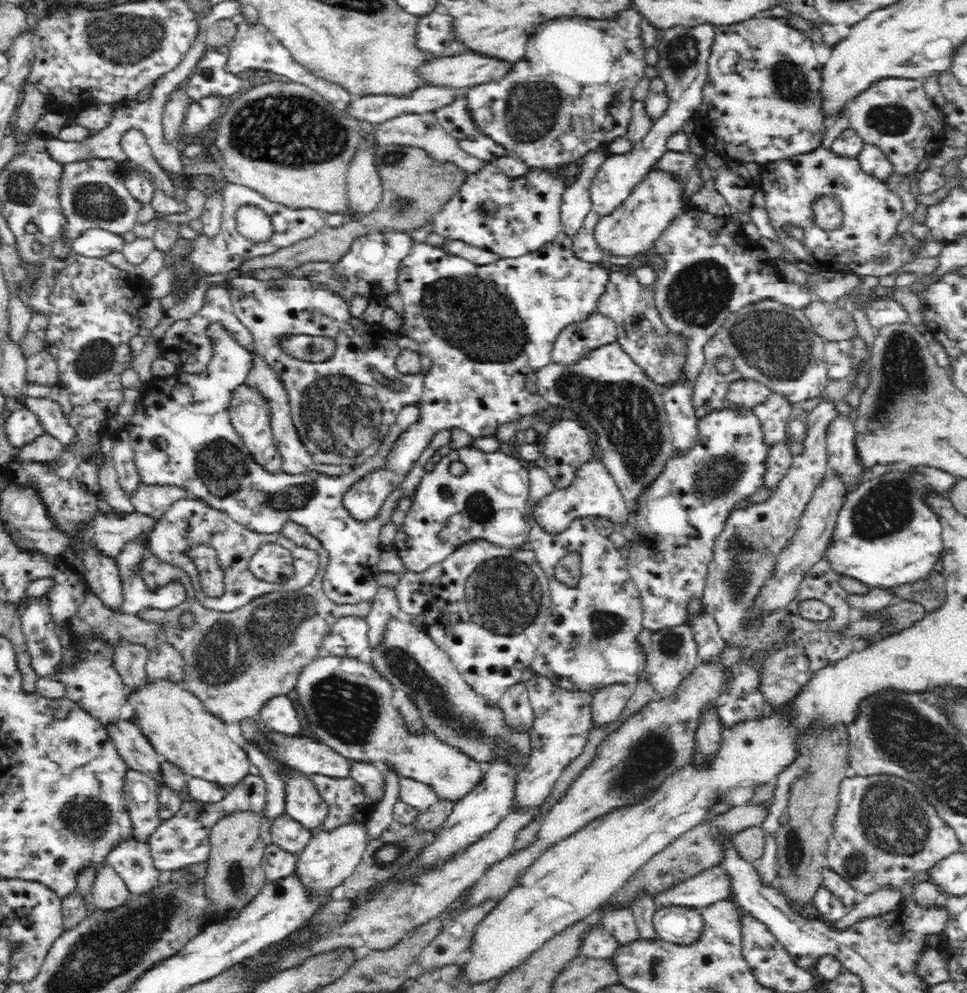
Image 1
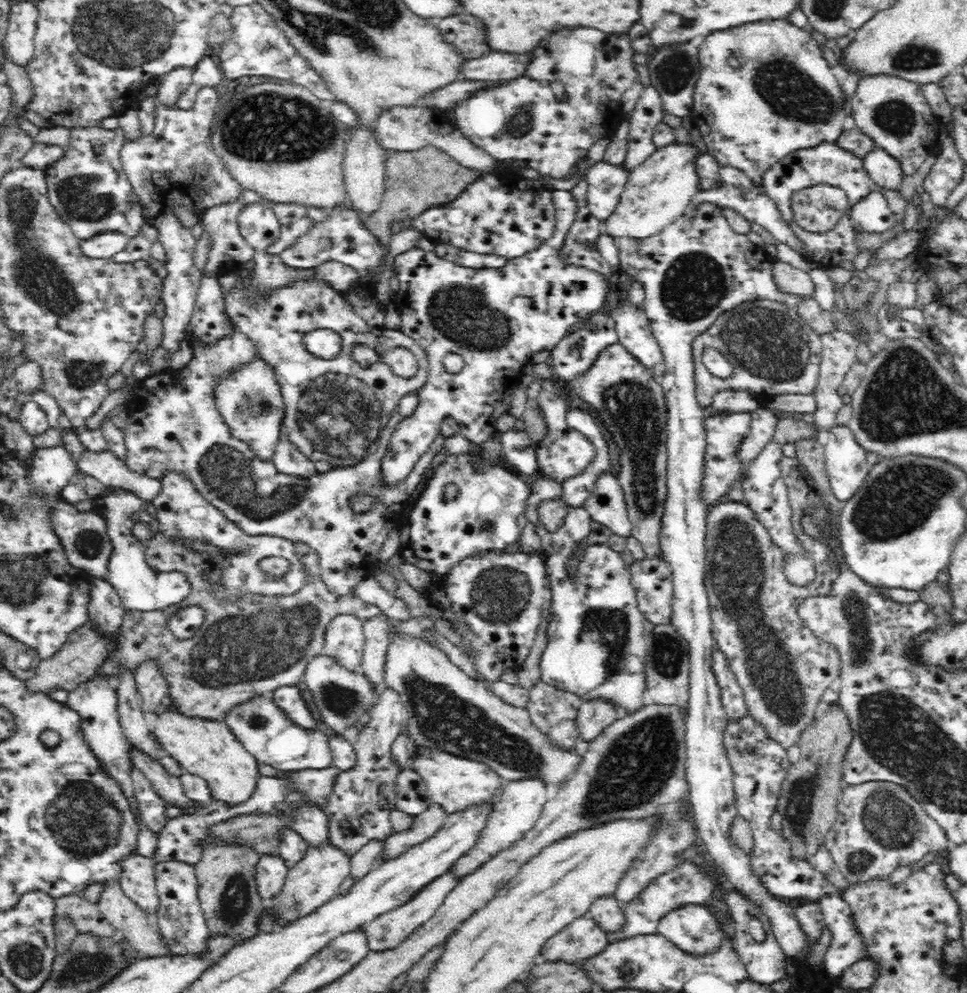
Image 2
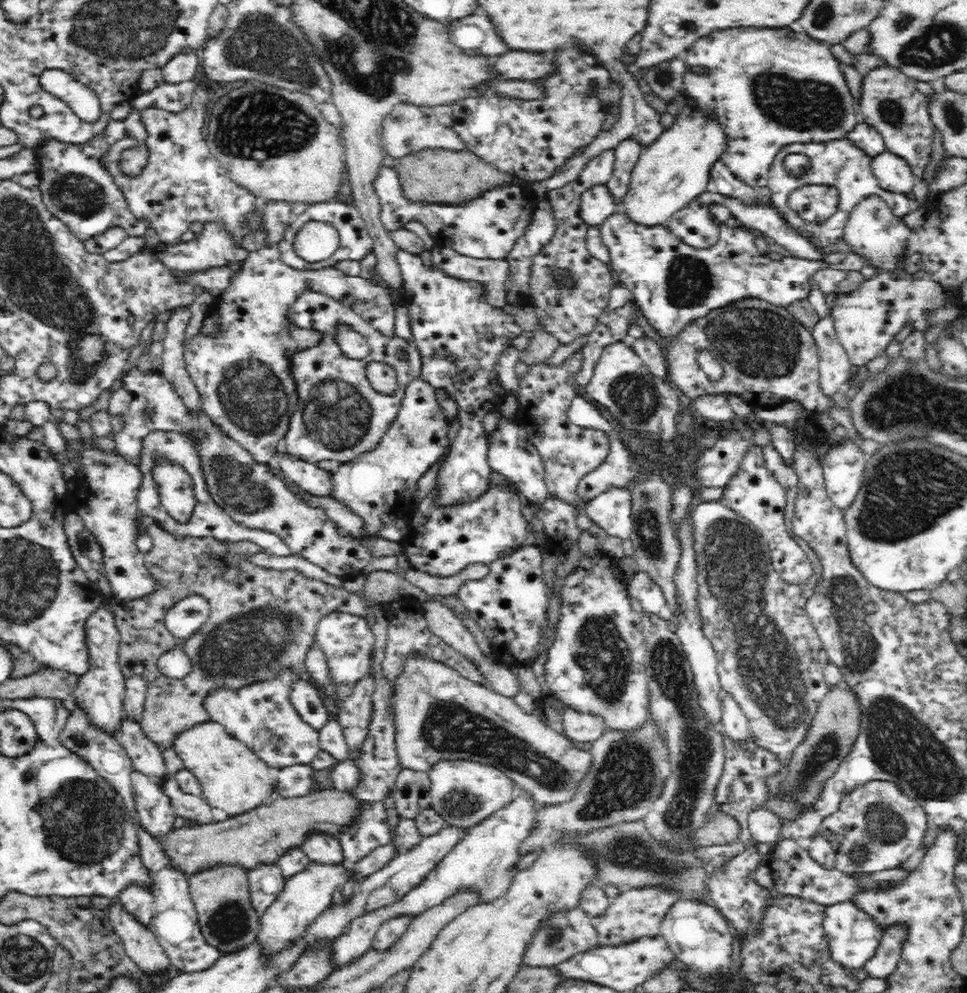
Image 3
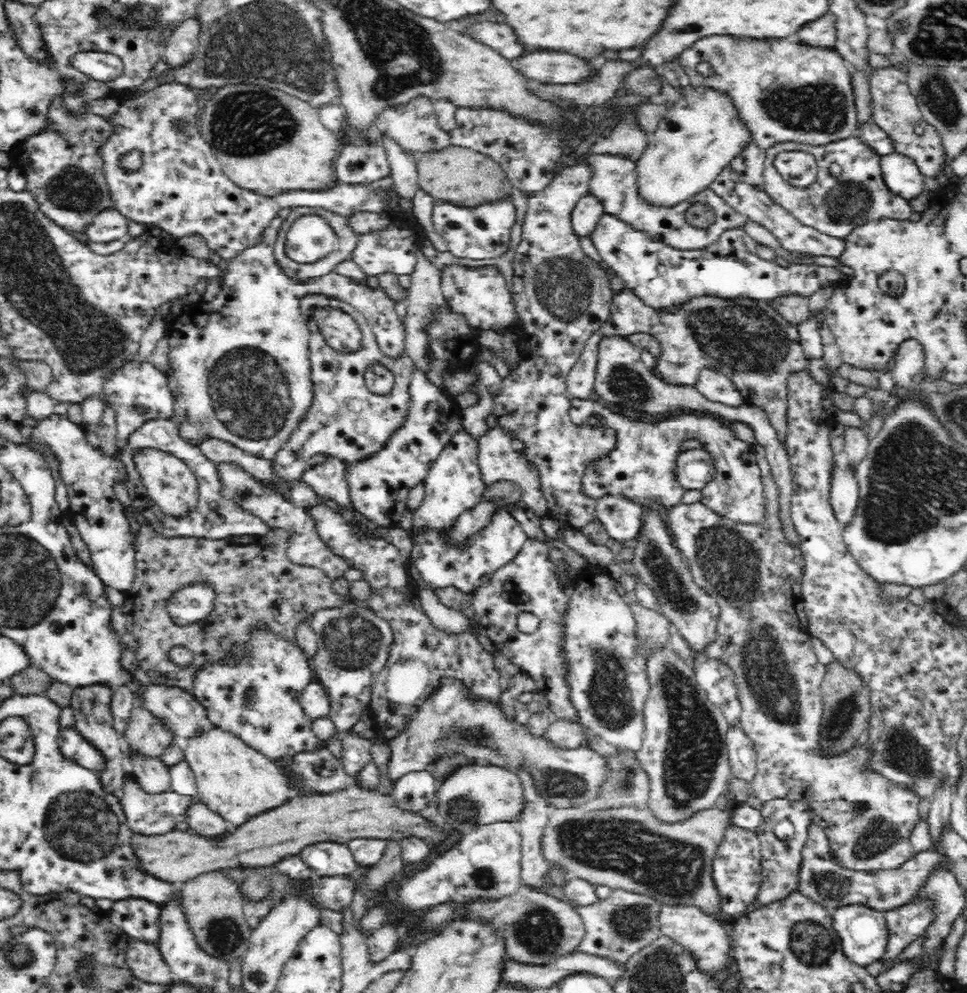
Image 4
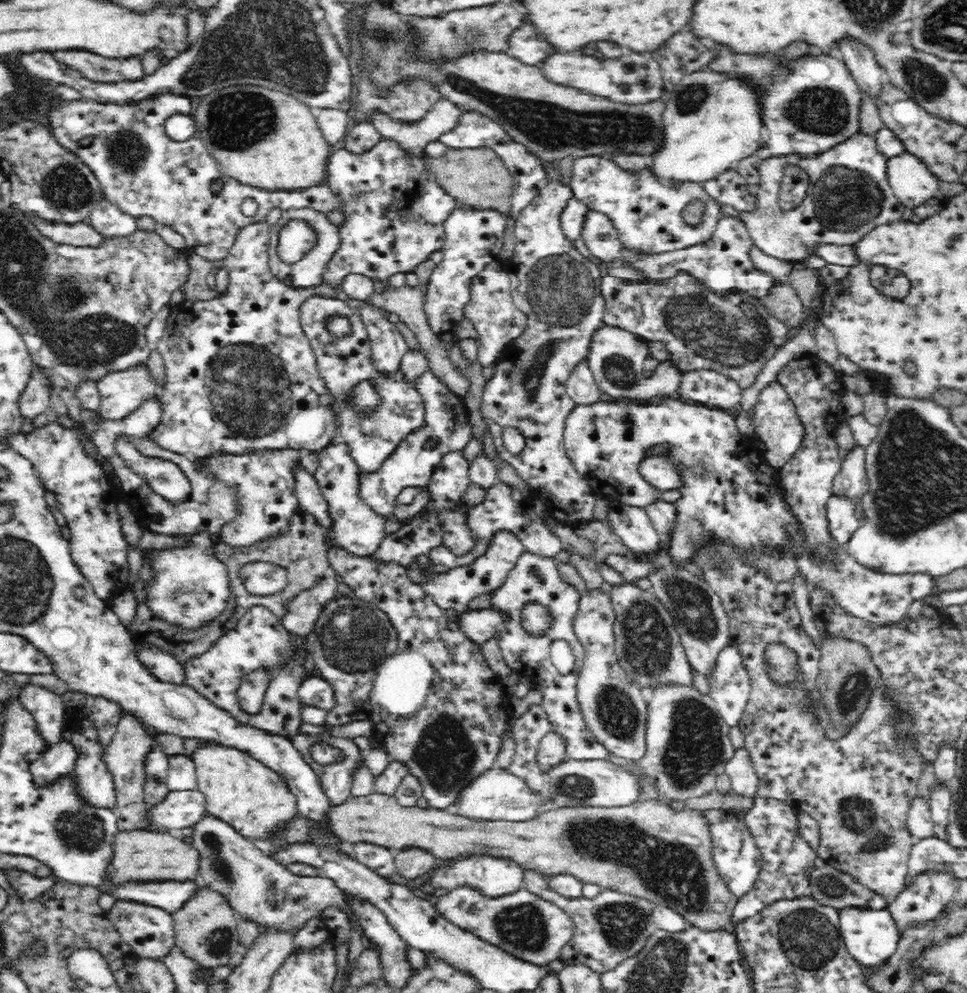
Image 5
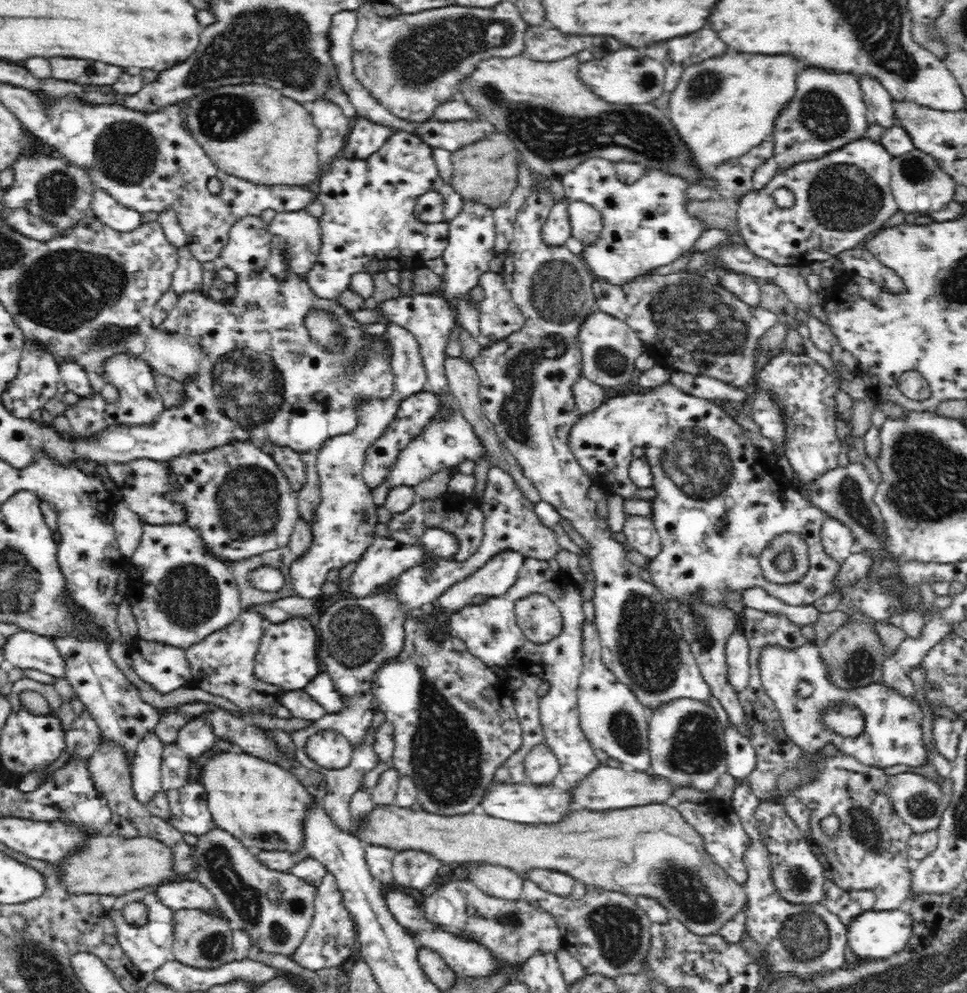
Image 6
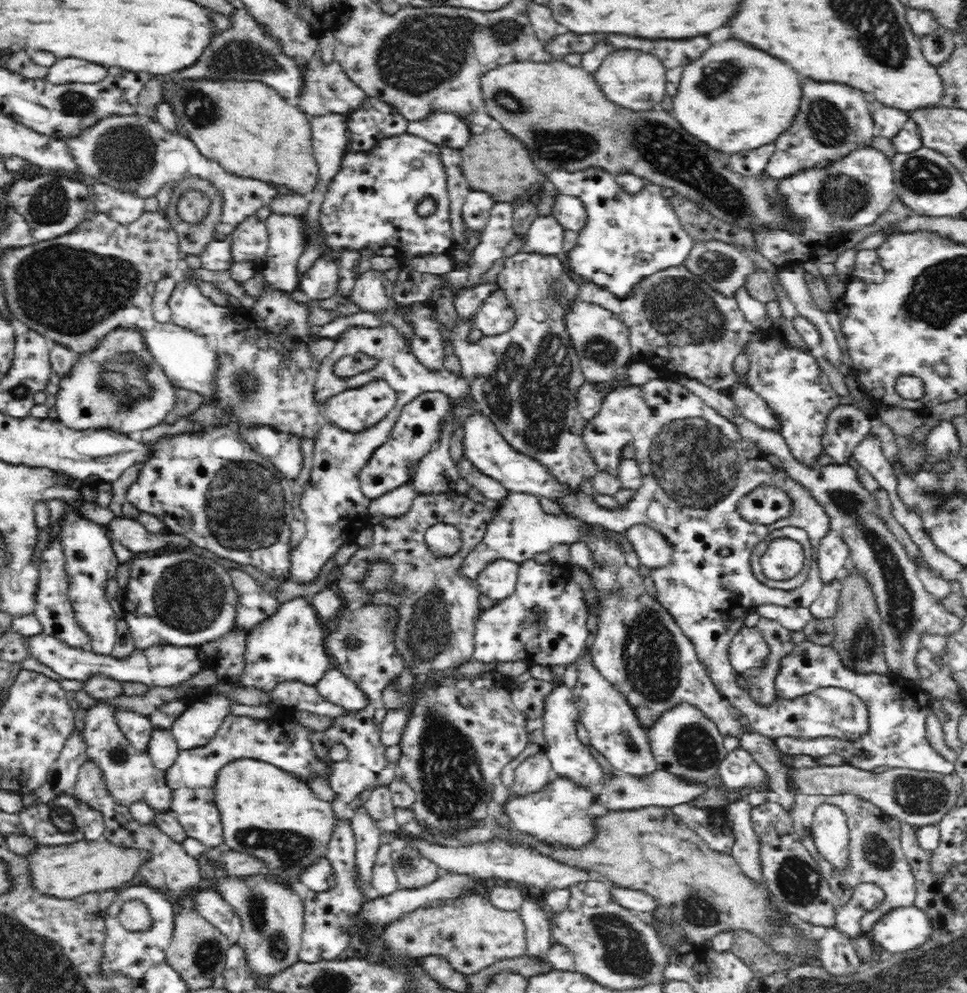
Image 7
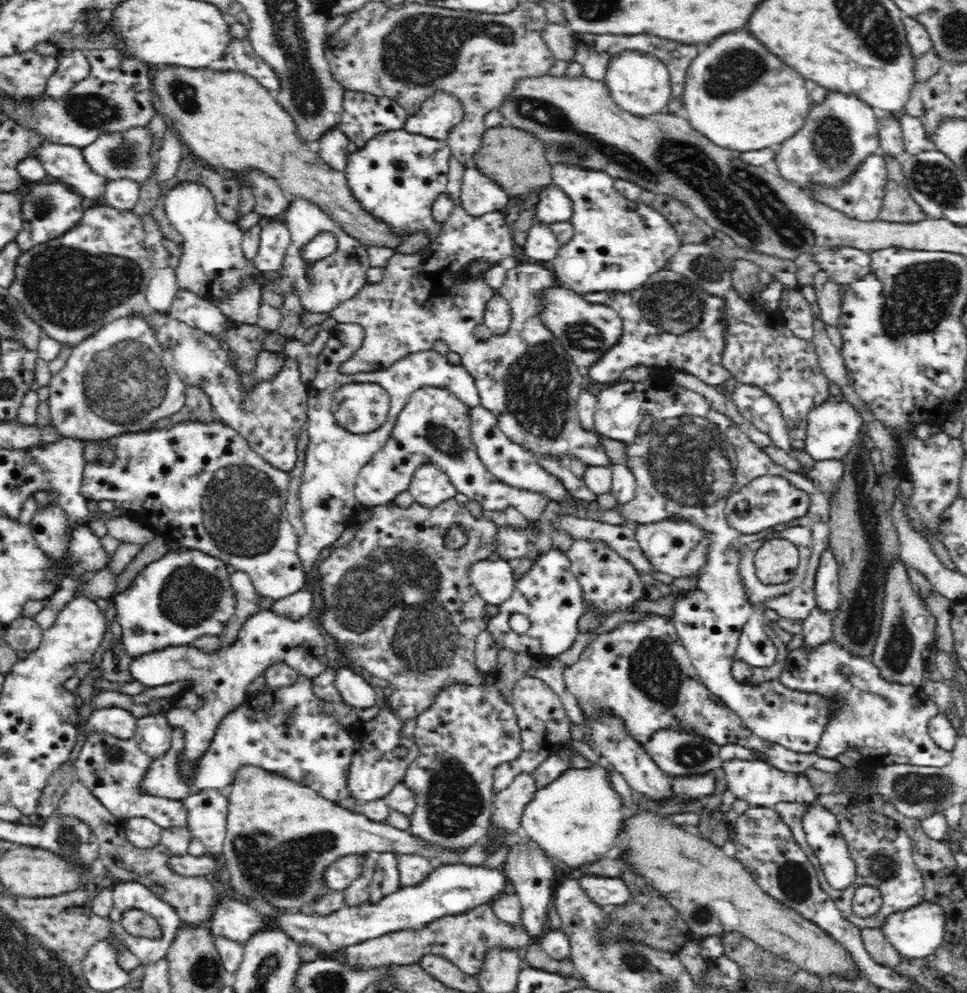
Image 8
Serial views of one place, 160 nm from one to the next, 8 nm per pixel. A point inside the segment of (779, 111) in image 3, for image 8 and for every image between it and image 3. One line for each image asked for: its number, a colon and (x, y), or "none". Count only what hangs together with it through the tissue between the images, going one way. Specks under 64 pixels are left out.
4: (781, 91)
5: (808, 105)
6: (827, 111)
7: (834, 118)
8: (837, 134)

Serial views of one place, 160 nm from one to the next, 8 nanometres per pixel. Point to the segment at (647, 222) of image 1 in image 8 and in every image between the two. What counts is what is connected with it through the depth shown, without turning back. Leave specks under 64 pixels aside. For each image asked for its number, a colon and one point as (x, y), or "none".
2: (660, 189)
3: (671, 172)
4: (700, 134)
5: (711, 121)
6: (722, 108)
7: (734, 98)
8: (736, 93)

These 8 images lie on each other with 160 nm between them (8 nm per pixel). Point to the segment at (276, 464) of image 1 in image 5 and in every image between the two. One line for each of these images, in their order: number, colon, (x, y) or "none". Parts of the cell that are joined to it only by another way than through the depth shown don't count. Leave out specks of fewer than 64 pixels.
2: (250, 400)
3: (241, 375)
4: (239, 370)
5: (240, 377)

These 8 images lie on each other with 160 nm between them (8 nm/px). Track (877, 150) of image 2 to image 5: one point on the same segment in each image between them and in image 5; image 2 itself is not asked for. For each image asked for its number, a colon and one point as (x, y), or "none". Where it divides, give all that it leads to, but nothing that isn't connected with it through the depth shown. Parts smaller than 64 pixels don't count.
3: (893, 174)
4: (901, 176)
5: (910, 180)

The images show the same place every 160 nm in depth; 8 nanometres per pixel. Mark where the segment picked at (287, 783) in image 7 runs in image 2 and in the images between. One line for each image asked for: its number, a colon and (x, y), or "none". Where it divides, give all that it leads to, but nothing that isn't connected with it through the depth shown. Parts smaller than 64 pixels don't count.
2: (206, 748)
3: (233, 778)
4: (234, 780)
5: (239, 789)
6: (262, 803)

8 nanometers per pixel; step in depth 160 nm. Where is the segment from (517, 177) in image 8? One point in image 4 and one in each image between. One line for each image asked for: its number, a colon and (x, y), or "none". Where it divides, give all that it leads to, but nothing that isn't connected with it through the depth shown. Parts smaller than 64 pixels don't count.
4: (456, 175)
5: (478, 178)
6: (485, 173)
7: (496, 163)

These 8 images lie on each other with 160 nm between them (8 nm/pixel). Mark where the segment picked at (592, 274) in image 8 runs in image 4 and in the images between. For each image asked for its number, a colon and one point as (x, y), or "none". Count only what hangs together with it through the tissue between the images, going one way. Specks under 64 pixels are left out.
4: (614, 182)
5: (646, 213)
6: (647, 224)
7: (628, 236)

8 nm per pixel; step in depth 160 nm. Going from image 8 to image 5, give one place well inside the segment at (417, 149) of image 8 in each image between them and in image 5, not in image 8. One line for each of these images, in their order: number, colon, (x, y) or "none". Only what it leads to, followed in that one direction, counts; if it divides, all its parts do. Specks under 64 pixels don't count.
5: (394, 212)
6: (369, 226)
7: (370, 204)

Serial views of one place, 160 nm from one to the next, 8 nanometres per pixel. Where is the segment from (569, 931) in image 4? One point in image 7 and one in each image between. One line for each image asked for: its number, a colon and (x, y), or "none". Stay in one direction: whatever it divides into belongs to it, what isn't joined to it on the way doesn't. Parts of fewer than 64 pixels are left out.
5: (523, 924)
6: (516, 930)
7: (468, 930)

